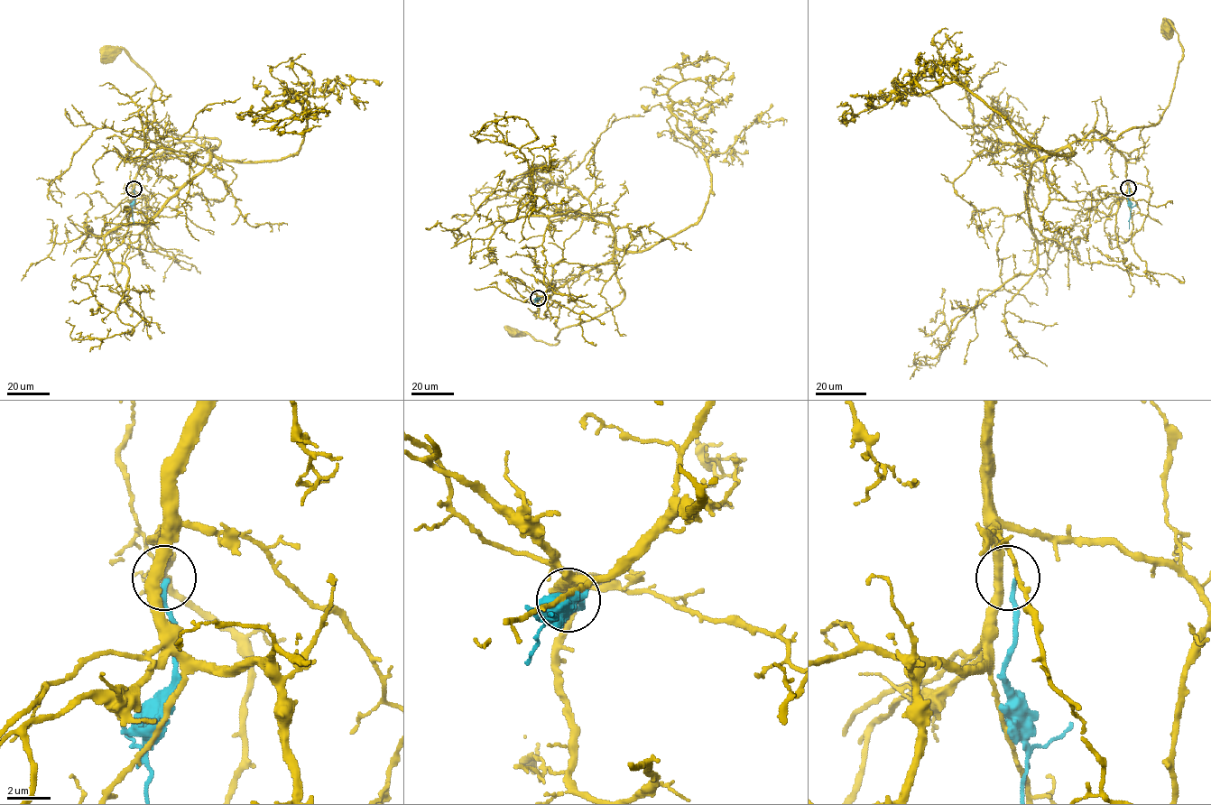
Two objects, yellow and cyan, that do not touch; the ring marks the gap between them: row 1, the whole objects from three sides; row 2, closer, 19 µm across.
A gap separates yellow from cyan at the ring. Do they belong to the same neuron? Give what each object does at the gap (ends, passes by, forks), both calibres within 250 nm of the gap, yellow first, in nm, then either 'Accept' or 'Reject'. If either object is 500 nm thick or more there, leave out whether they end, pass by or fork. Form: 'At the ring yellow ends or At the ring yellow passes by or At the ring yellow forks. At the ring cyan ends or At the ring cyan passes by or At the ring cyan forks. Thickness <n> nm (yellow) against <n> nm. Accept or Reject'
At the ring yellow passes by. At the ring cyan ends. Thickness 480 nm (yellow) against 220 nm. Reject

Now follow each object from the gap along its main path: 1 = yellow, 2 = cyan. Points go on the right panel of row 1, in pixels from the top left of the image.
1: (1128, 187), (1126, 159), (1097, 132), (1084, 139), (1115, 140), (1161, 119), (1182, 54), (1169, 26)
2: (1129, 188), (1129, 228)

